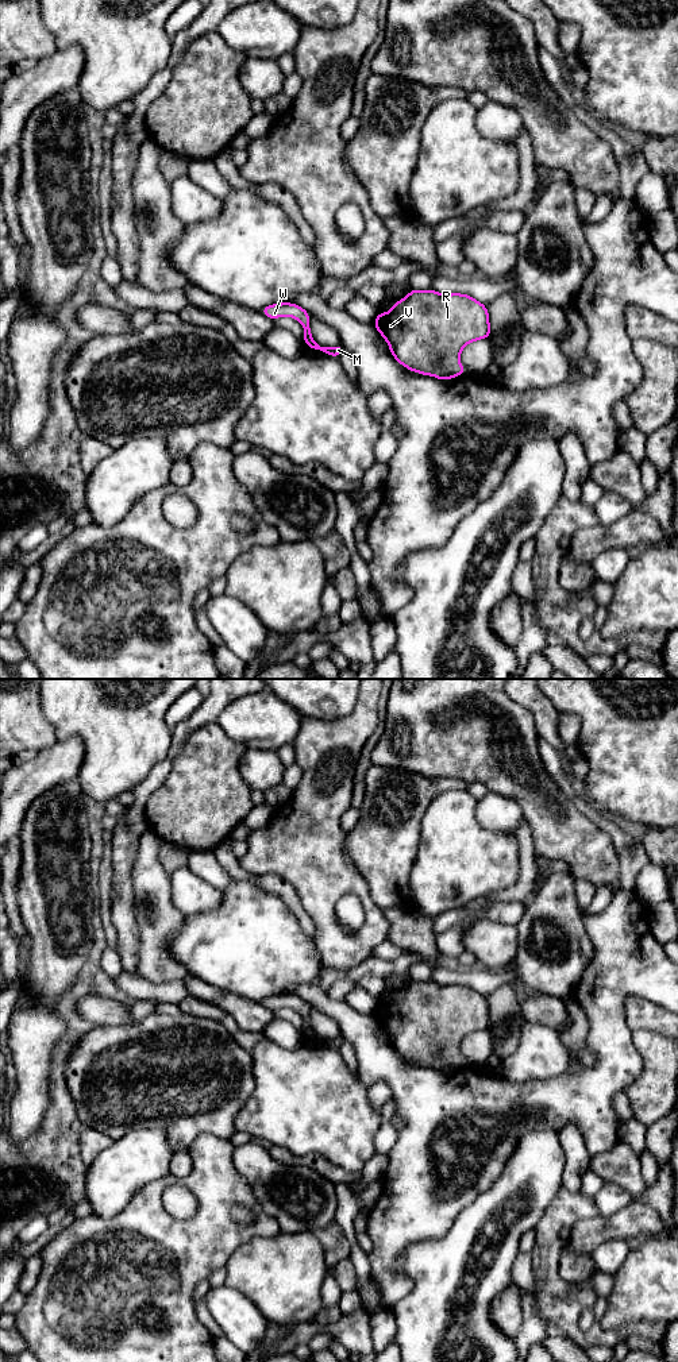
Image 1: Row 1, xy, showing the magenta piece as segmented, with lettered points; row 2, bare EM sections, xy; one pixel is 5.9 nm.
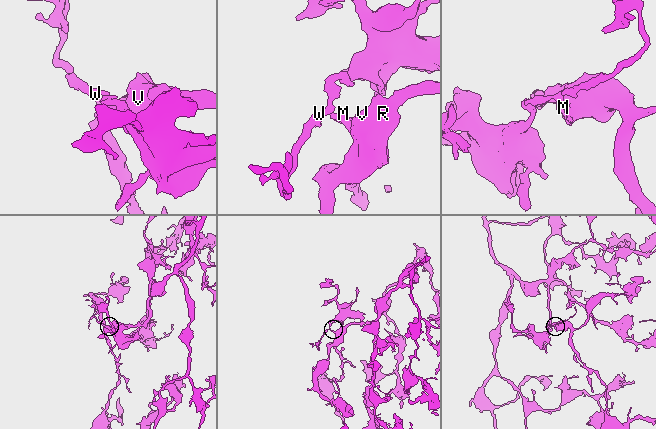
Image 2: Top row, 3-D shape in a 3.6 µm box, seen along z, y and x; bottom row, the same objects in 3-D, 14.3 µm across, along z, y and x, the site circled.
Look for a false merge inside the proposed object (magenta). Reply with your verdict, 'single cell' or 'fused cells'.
fused cells

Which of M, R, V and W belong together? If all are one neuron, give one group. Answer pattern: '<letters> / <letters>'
M R V / W

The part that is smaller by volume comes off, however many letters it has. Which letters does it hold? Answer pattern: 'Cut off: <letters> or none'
Cut off: W

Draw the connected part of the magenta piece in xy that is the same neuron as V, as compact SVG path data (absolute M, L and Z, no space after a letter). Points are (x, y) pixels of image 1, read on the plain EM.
M412 980L386 1004L373 1012L390 1039L393 1049L411 1062L447 1072L467 1062L459 1053L465 1037L479 1030L489 1030L490 1015L488 998L469 985L440 985L431 981Z

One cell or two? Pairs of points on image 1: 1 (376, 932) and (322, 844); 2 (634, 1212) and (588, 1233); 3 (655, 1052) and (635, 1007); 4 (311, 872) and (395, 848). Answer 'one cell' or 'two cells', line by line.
1: one cell
2: one cell
3: two cells
4: two cells

